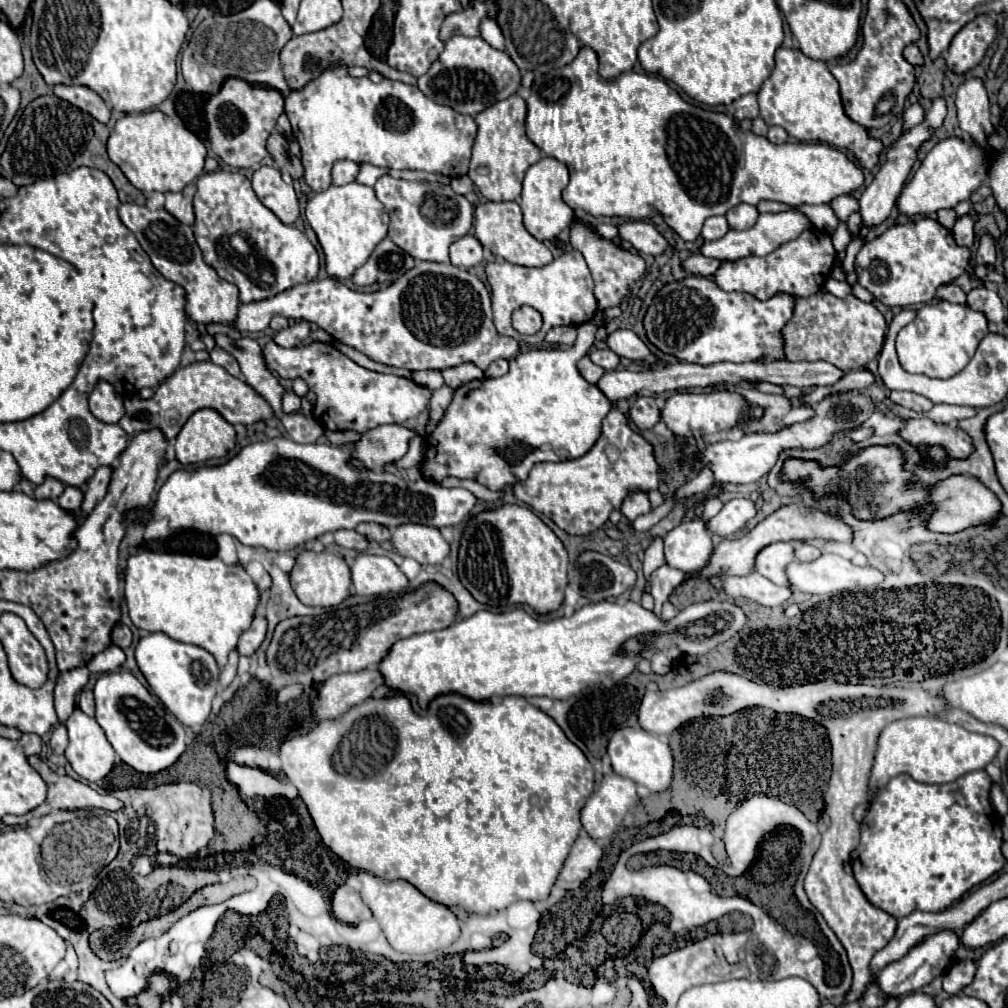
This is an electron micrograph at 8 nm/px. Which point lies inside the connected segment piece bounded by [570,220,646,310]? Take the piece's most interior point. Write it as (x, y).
(614, 270)

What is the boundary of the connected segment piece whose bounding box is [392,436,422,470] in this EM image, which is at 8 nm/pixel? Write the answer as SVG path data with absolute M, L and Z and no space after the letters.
M416 436L416 438L410 438L410 442L408 442L408 452L400 458L400 460L396 460L396 462L392 462L396 468L412 468L412 466L418 466L418 462L422 462L422 438L420 436Z

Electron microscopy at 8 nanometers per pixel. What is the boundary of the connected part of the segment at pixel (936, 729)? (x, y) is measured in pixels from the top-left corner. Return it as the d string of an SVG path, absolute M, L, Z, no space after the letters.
M906 718L888 724L876 742L874 766L870 774L870 800L872 794L882 790L890 778L898 774L910 774L916 782L944 784L960 778L966 772L982 770L998 752L998 742L992 736L968 732L958 724L950 724L940 718Z

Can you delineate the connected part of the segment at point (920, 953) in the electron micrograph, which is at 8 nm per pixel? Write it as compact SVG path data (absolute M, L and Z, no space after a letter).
M944 930L942 934L934 934L934 936L926 938L926 942L914 946L902 960L898 960L882 970L882 974L878 976L880 992L886 996L894 996L894 998L902 998L912 992L918 992L922 986L932 982L932 978L946 972L956 948L958 948L958 938L952 930Z

